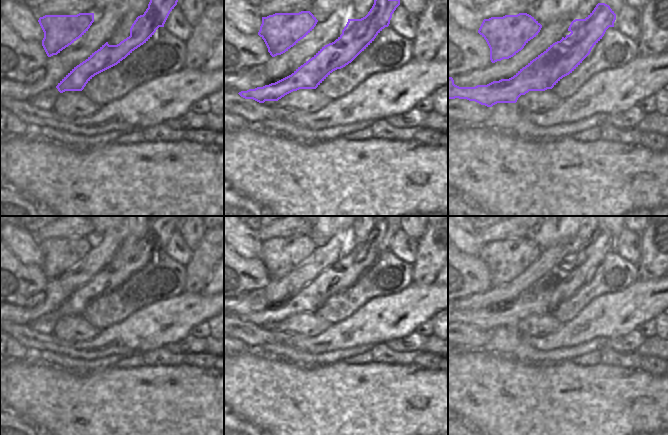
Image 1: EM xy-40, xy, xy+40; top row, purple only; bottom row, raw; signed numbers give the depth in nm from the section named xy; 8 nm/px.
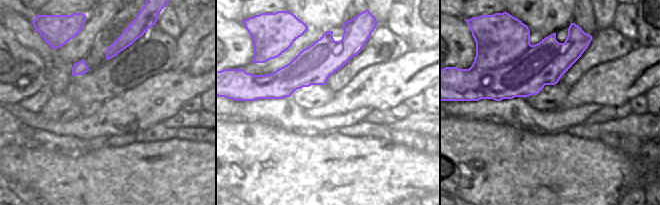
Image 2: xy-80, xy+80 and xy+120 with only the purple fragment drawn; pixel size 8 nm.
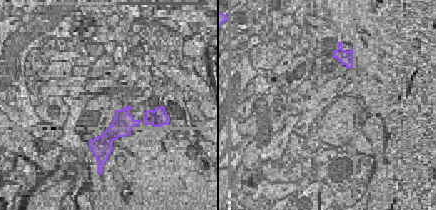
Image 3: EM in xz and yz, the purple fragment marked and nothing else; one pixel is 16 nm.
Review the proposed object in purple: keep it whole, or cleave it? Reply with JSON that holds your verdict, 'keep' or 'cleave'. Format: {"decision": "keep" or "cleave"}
{"decision": "cleave"}

